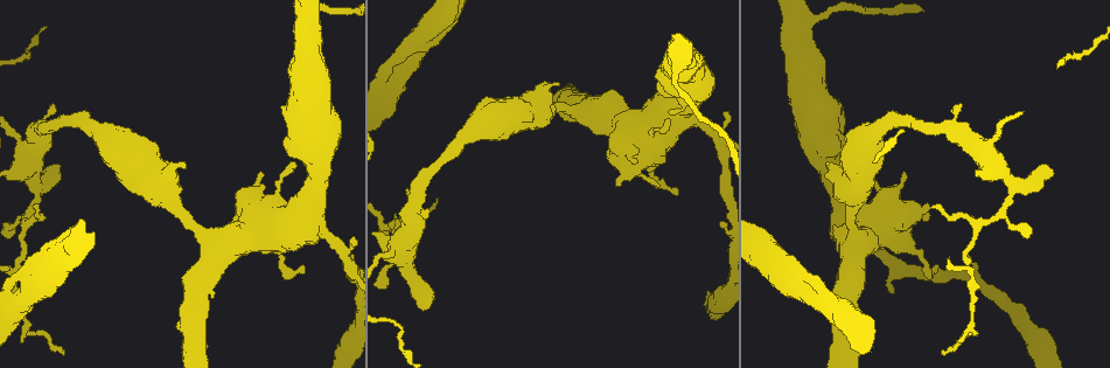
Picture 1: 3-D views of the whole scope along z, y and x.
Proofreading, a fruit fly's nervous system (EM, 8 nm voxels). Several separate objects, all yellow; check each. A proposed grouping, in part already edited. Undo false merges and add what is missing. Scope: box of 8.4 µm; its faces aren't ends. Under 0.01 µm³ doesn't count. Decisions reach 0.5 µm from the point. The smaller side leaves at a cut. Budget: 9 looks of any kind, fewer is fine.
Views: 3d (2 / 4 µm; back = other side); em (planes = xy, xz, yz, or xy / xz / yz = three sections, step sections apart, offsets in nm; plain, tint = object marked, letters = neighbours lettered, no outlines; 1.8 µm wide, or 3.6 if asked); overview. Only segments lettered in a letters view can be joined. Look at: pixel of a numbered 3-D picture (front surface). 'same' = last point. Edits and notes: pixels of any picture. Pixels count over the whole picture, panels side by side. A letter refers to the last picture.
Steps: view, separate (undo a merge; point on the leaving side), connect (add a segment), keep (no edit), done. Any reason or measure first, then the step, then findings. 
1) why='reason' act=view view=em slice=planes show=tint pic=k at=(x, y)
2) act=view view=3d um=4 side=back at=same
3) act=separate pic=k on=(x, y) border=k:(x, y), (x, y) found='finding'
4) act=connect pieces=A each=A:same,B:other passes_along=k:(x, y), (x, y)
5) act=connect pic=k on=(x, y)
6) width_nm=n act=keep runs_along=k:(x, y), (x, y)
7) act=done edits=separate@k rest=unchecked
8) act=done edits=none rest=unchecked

why='stops while still wide' act=view view=em slice=planes show=letters pic=1 at=(184, 163)

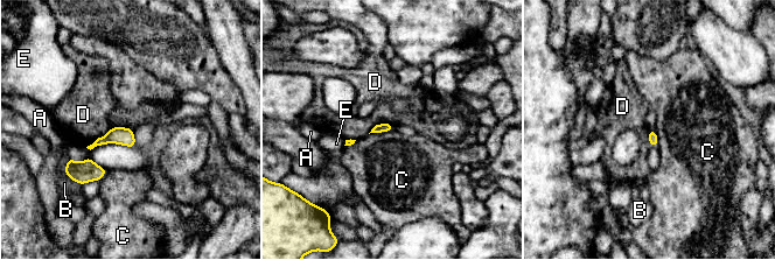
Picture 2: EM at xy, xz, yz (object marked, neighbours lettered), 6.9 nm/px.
longest_contact=B:220nm act=keep each=A:other,B:other,C:other,D:other,E:other found='no lettered segment goes on from it'

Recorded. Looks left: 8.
why='calibre changes' act=view view=em um=3.6 slice=yz step=8 show=tint pic=1 at=(826, 147)

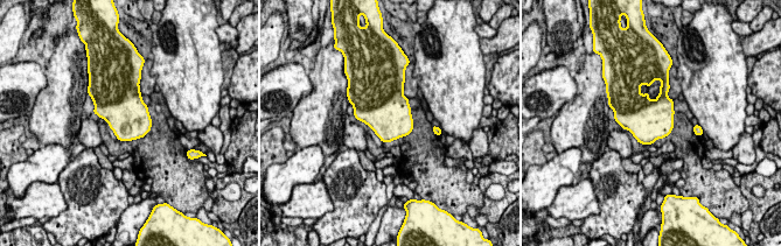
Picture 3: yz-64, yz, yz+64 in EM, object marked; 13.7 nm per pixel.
why='what lies round it' act=view view=em um=3.6 slice=yz step=8 show=letters at=same

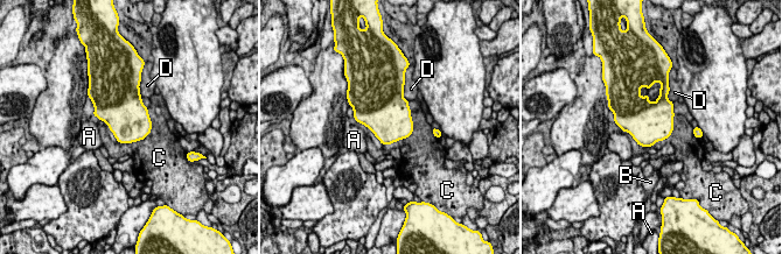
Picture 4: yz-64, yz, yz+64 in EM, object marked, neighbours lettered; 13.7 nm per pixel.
act=keep each=A:other,B:other,C:other,D:other border=4:(147, 108), (151, 131), (118, 142) found='all the same neuron'

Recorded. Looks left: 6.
why='stops while still wide' act=view view=3d um=2 pic=1 at=(55, 168)

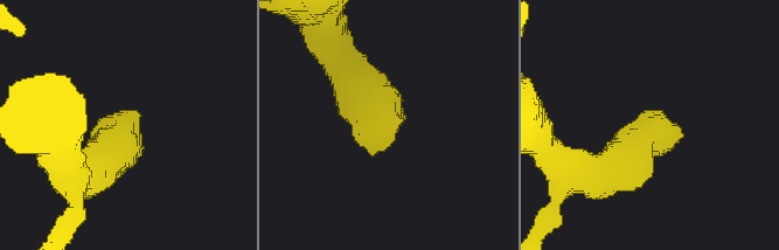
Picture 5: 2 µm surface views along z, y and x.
why='shape alone is not enough' act=view view=em slice=planes show=letters pic=5 at=(124, 128)

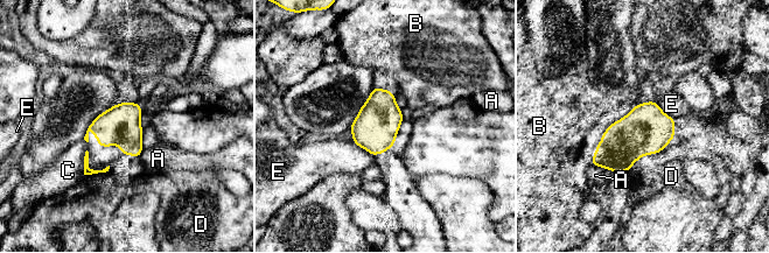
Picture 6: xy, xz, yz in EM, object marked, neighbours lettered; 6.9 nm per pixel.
act=keep each=A:other,B:other,C:other,D:other,E:other border=6:(351, 140), (373, 156) found='none of them fits'

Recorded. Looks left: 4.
why='abrupt turn' act=view view=3d um=4 pic=1 at=(969, 268)

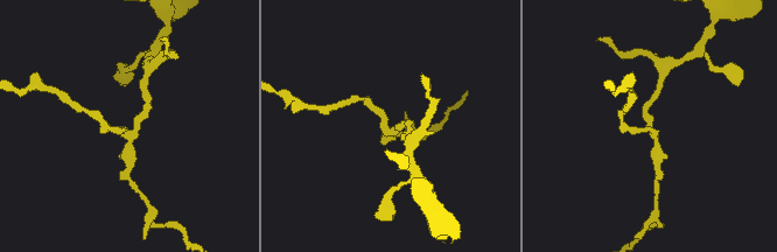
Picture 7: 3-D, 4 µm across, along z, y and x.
act=view view=em slice=planes show=letters pic=7 at=(653, 128)

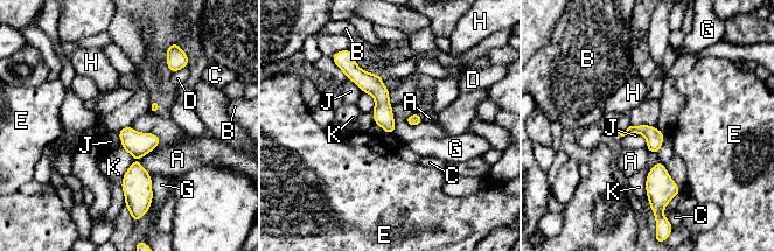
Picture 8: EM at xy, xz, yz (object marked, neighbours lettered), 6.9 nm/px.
longest_contact=K:320nm act=keep each=A:other,B:other,C:other,D:other,E:other,G:other,H:other,J:other,K:other border=8:(621, 136), (642, 134), (647, 147) found='one neuron here'

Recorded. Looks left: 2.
act=done edits=none rest=unchecked

